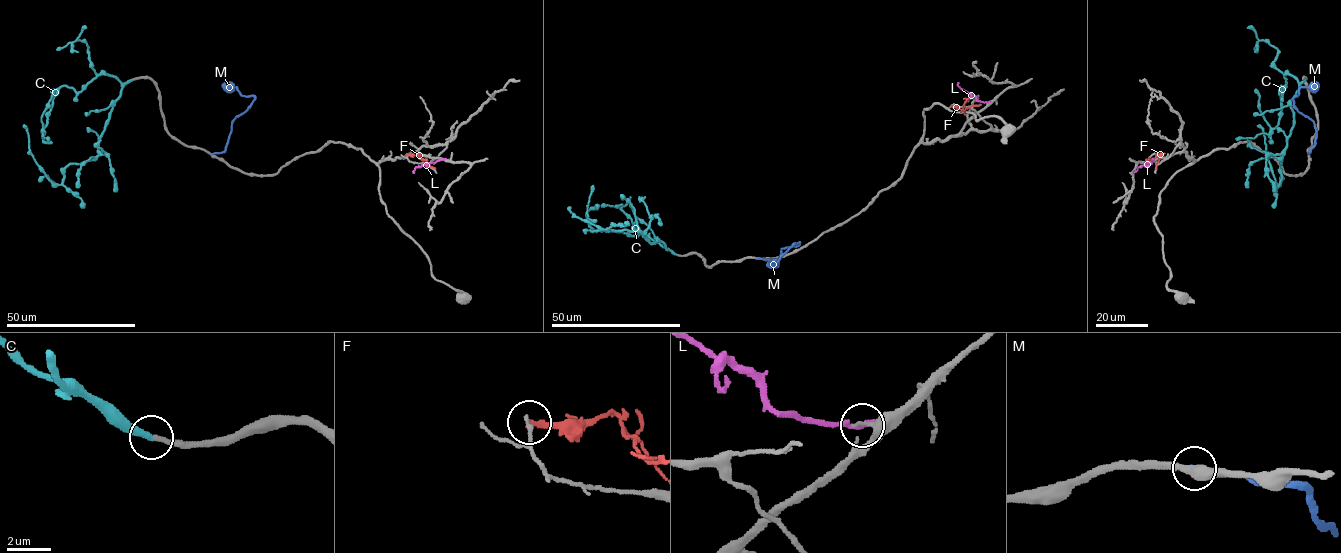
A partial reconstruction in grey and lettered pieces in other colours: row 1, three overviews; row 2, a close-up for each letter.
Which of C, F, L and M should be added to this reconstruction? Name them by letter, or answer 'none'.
C

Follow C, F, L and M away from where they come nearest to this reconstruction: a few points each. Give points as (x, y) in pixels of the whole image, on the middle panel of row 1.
C: (677, 255), (659, 240), (651, 243), (640, 232), (600, 229), (574, 216), (569, 206)
F: (951, 106), (964, 110), (979, 105)
L: (988, 102), (979, 101), (957, 82)
M: (756, 257), (775, 265), (792, 246), (799, 242), (781, 249), (780, 257), (767, 266)

